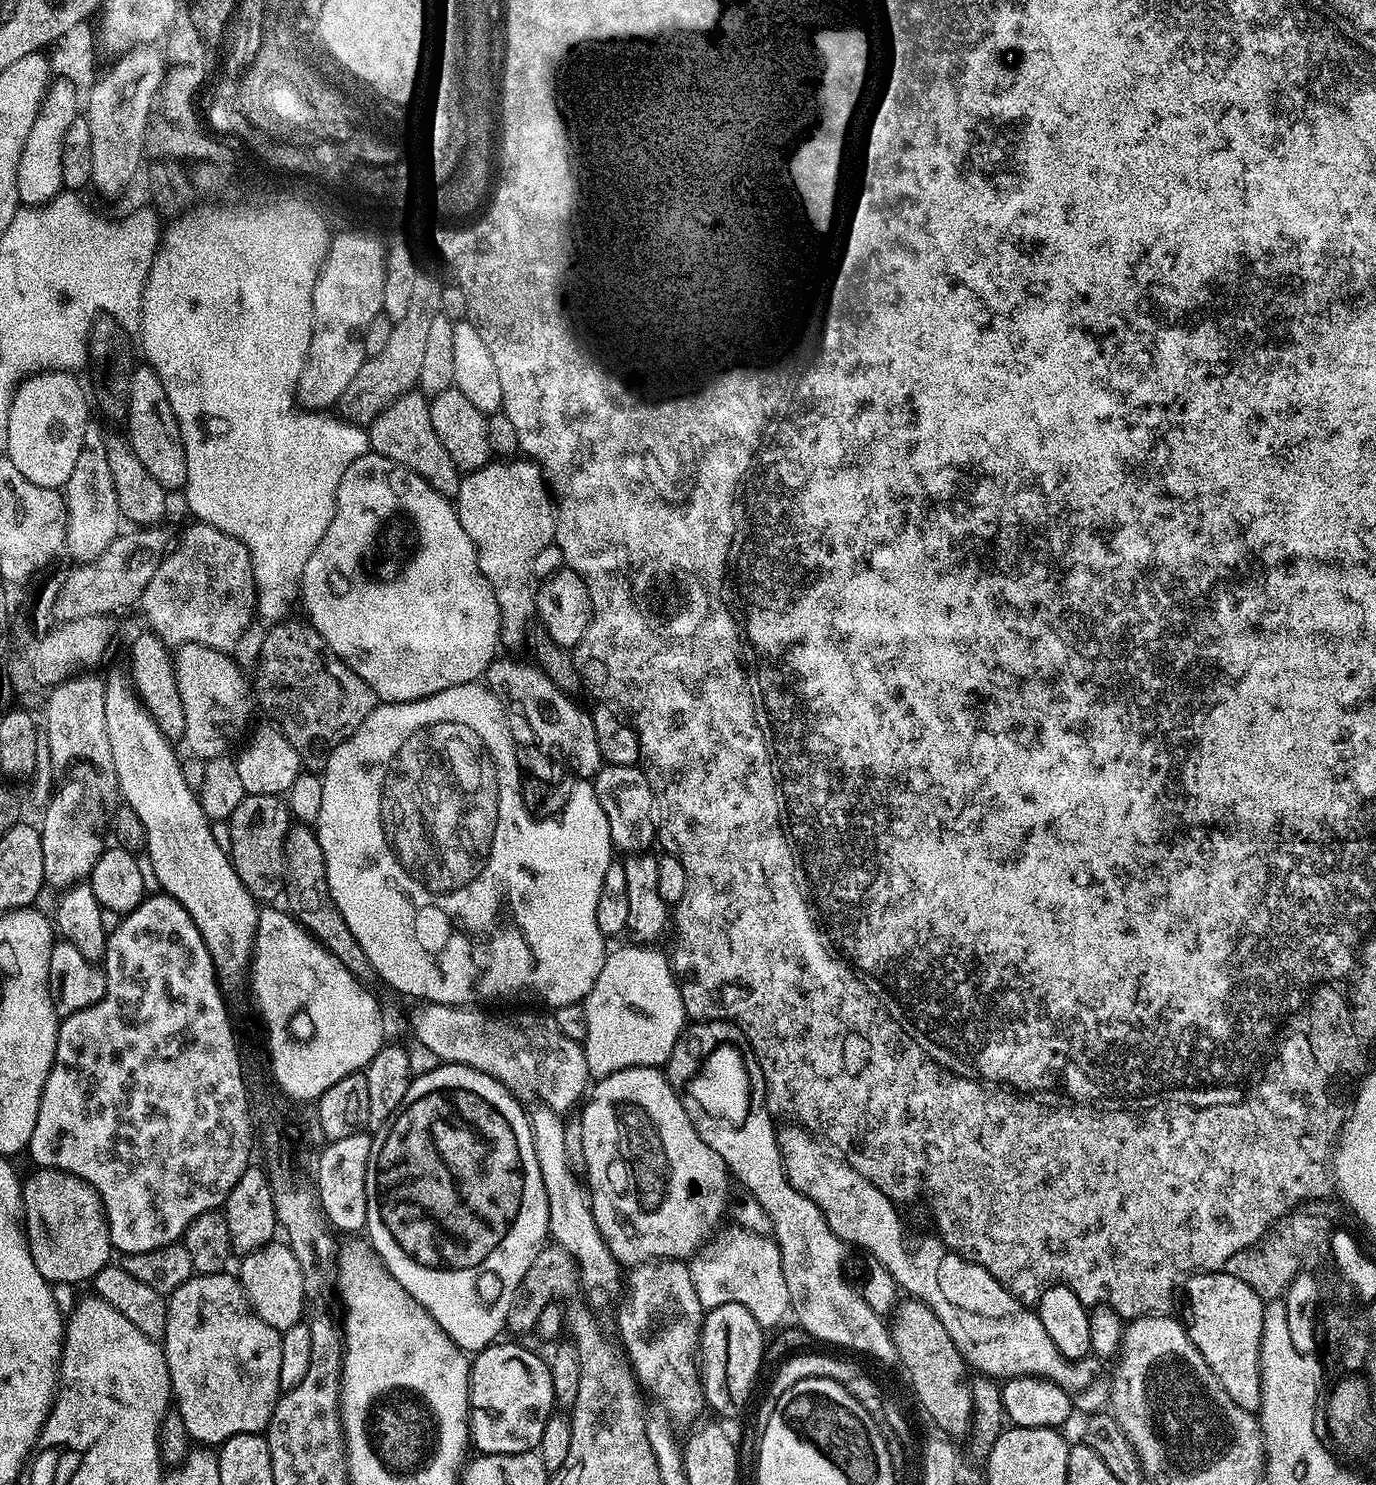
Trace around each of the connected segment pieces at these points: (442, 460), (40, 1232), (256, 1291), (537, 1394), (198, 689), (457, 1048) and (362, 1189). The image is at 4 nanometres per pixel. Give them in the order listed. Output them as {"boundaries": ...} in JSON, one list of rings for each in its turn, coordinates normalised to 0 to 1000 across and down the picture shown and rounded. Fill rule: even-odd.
{"boundaries":[[[[300,263],[286,268],[270,282],[266,290],[270,304],[283,308],[294,315],[297,315],[322,334],[331,335],[336,319],[332,315],[330,308],[327,308],[324,300],[321,300],[318,292],[315,291],[315,286],[313,284],[313,269],[307,264]]],[[[41,787],[25,787],[21,795],[16,797],[17,803],[17,815],[16,824],[20,833],[20,841],[25,847],[25,853],[28,853],[28,858],[38,865],[60,865],[66,863],[74,855],[79,853],[81,846],[83,846],[81,834],[78,830],[78,822],[76,820],[76,811],[73,805],[61,795],[57,795],[49,789],[43,789]]],[[[209,837],[192,838],[180,844],[175,848],[177,849],[174,851],[173,861],[183,884],[188,888],[190,888],[190,890],[193,890],[193,893],[196,893],[203,898],[211,896],[211,893],[219,891],[222,884],[219,853],[217,853],[217,847],[214,847]]],[[[358,904],[350,910],[345,911],[342,919],[340,927],[340,964],[345,977],[355,978],[385,978],[392,973],[394,963],[403,950],[404,943],[400,931],[400,923],[396,914],[389,913],[378,905]]],[[[134,434],[129,436],[126,439],[126,446],[129,465],[132,467],[132,477],[135,478],[135,492],[133,500],[137,501],[136,506],[139,508],[146,509],[148,512],[154,512],[156,509],[168,507],[169,506],[169,500],[174,495],[177,496],[182,490],[180,484],[183,482],[183,474],[185,477],[185,466],[182,463],[181,456],[174,450],[166,440],[150,436],[146,434]]],[[[310,675],[302,677],[299,681],[302,700],[310,707],[315,707],[320,715],[338,716],[350,723],[356,723],[370,736],[378,739],[387,738],[395,745],[406,750],[411,750],[425,740],[429,725],[424,705],[406,694],[403,684],[387,680],[390,681],[360,684],[346,677]]],[[[262,761],[254,766],[238,768],[232,774],[233,782],[230,784],[228,797],[233,805],[233,811],[238,824],[245,830],[262,831],[266,827],[266,785],[269,782],[270,765]]]]}

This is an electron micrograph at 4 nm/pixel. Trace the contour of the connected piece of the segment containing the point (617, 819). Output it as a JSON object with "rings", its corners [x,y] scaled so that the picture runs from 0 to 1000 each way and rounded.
{"rings":[[[439,514],[432,523],[435,540],[440,545],[440,554],[443,556],[445,572],[451,575],[459,575],[473,572],[478,563],[478,555],[475,552],[474,530],[471,523],[462,516]]]}

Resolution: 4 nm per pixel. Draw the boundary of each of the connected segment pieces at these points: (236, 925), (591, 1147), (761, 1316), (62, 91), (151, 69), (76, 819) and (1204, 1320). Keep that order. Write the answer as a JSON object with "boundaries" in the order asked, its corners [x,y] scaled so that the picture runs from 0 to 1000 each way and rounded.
{"boundaries":[[[[92,452],[81,453],[76,458],[77,467],[77,494],[80,497],[80,505],[83,508],[84,530],[87,531],[89,541],[94,541],[103,551],[103,556],[108,560],[106,574],[112,583],[117,599],[126,603],[138,615],[141,624],[144,624],[144,629],[147,629],[147,634],[150,634],[150,640],[153,642],[158,655],[161,658],[172,657],[180,653],[183,644],[183,637],[186,635],[186,622],[189,620],[188,607],[176,597],[173,589],[170,586],[166,574],[157,566],[154,561],[155,556],[149,549],[143,534],[135,529],[131,518],[132,510],[128,509],[126,502],[118,494],[108,481],[104,472],[99,467],[99,461]]],[[[479,719],[456,719],[451,722],[443,723],[439,727],[432,728],[432,732],[424,744],[424,749],[422,752],[422,773],[424,775],[424,784],[427,786],[426,799],[429,803],[430,817],[438,834],[442,837],[443,844],[446,844],[446,847],[451,853],[461,853],[467,851],[469,848],[477,847],[502,846],[518,832],[519,828],[524,824],[524,822],[523,823],[523,818],[527,818],[528,811],[531,808],[529,787],[526,786],[522,777],[519,777],[517,772],[510,769],[507,761],[503,758],[502,753],[499,750],[495,736],[491,735],[492,733],[485,728],[485,724]]],[[[536,826],[530,826],[524,826],[499,849],[501,863],[504,863],[504,871],[507,871],[507,877],[513,882],[536,878],[545,882],[553,895],[563,895],[570,891],[570,886],[572,887],[574,884],[574,869],[571,869],[567,840],[560,832]]],[[[41,53],[37,56],[31,69],[29,70],[29,76],[28,79],[25,79],[25,85],[22,85],[22,91],[19,93],[19,98],[13,109],[13,131],[15,138],[36,137],[47,127],[45,93],[48,93],[48,87],[57,77],[54,70],[54,62],[54,58],[49,54]]],[[[98,30],[96,34],[92,36],[86,42],[83,42],[80,47],[70,54],[67,63],[65,63],[65,70],[61,76],[63,85],[65,87],[66,103],[68,104],[67,124],[72,126],[75,130],[88,129],[92,125],[94,116],[100,112],[101,100],[105,94],[105,86],[107,86],[111,75],[111,63],[116,57],[116,53],[119,51],[121,42],[117,36],[113,34],[113,30]]],[[[49,526],[39,534],[35,545],[28,556],[31,564],[31,590],[33,595],[40,599],[46,599],[63,592],[76,574],[72,539],[68,537],[60,527]]],[[[891,856],[870,857],[859,865],[860,878],[863,880],[862,894],[871,912],[876,914],[876,920],[882,923],[882,928],[888,931],[891,939],[897,941],[903,949],[915,952],[917,933],[916,933],[916,905],[920,896],[919,876],[906,864],[895,860]]]]}

